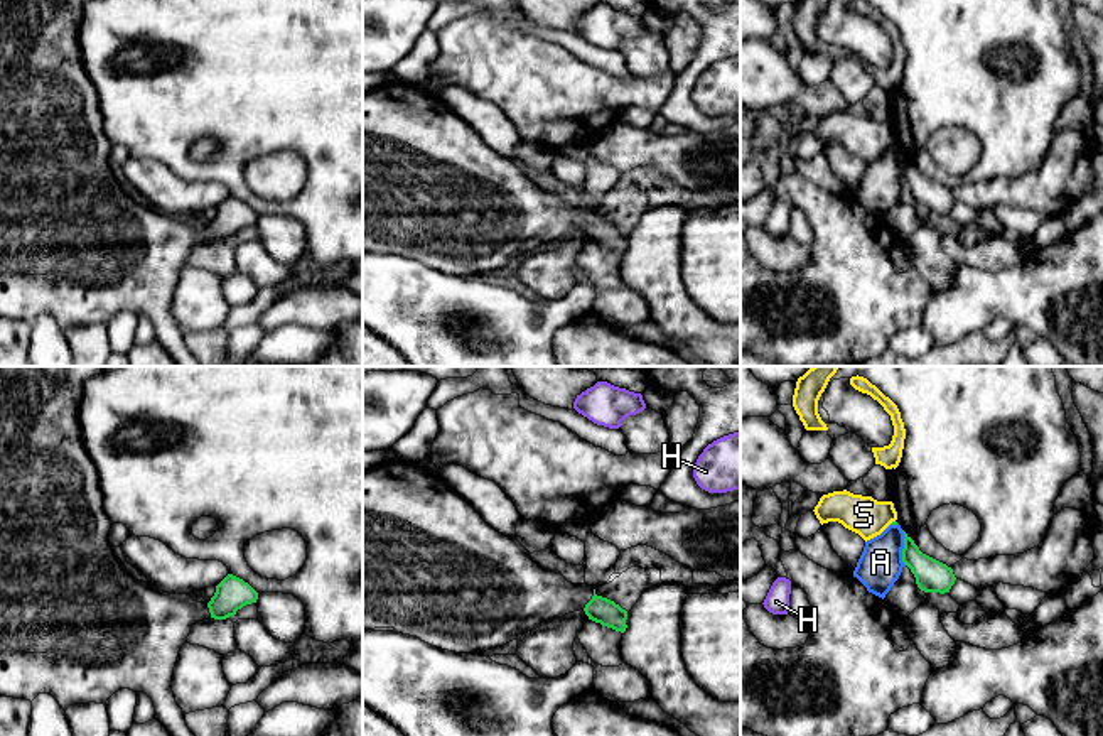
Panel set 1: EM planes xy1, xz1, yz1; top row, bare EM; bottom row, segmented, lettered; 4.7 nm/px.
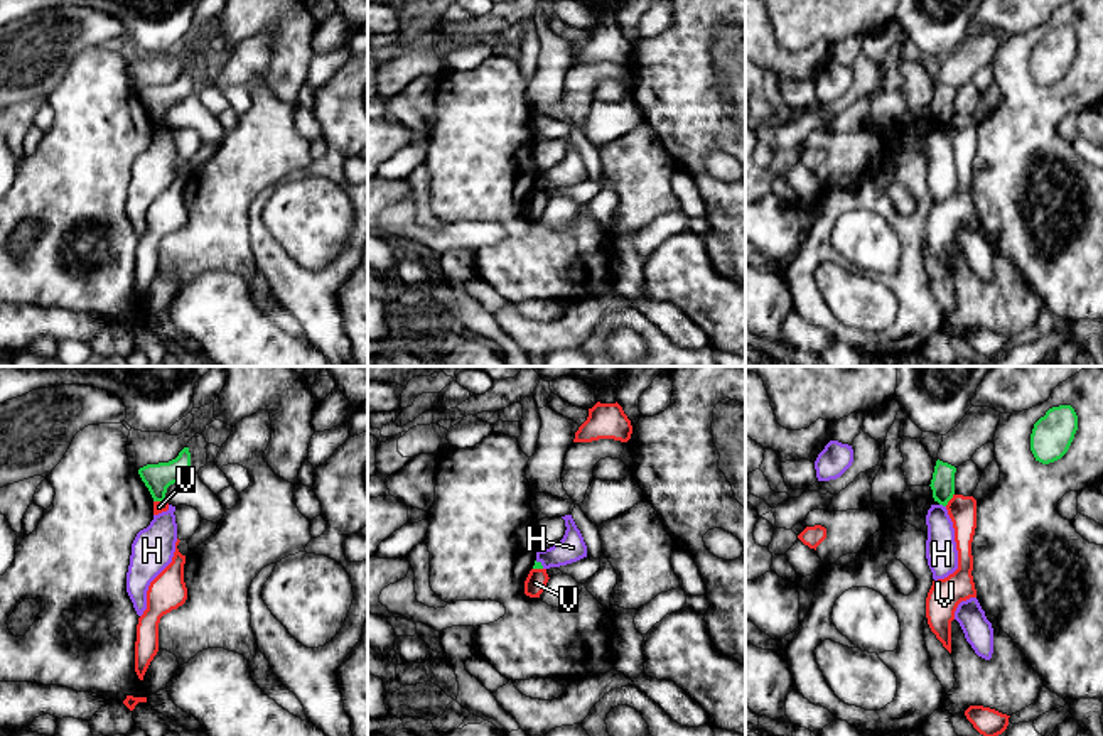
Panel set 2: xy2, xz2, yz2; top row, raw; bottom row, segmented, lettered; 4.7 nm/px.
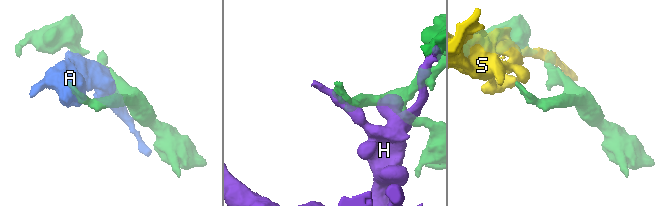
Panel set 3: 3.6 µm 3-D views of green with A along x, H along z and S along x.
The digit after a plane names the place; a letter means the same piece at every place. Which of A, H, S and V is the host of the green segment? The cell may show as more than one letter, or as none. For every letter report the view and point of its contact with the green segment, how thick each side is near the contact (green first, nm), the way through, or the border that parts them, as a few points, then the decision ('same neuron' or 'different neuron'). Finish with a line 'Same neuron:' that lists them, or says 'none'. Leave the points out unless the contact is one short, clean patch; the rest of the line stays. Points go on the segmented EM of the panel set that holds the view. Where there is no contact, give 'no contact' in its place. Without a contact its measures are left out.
A: contact yz1 (904, 547); calibres 160 and 200 nm; different neuron
H: contact yz2 (943, 505); calibres 110 and 150 nm; border yz2 (940, 503), (945, 507); different neuron
S: contact yz1 (893, 522); calibres 20 and 190 nm; border yz1 (894, 520), (889, 524); different neuron
V: contact yz2 (950, 498); calibres 110 and 140 nm; border yz2 (953, 493), (945, 505); different neuron
Same neuron: none

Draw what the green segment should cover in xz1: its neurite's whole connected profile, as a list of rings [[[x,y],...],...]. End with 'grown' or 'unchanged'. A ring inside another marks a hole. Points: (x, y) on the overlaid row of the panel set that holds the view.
[[[403,459],[363,471],[363,630],[395,628],[398,633],[417,636],[442,650],[455,653],[484,653],[513,640],[519,640],[525,633],[580,609],[585,611],[589,620],[600,623],[602,626],[621,633],[627,628],[626,609],[607,598],[597,596],[592,586],[572,584],[562,574],[545,571],[535,564],[530,552],[518,540],[513,540],[487,525],[472,505],[454,491],[437,473],[425,471],[418,464]]]; grown

